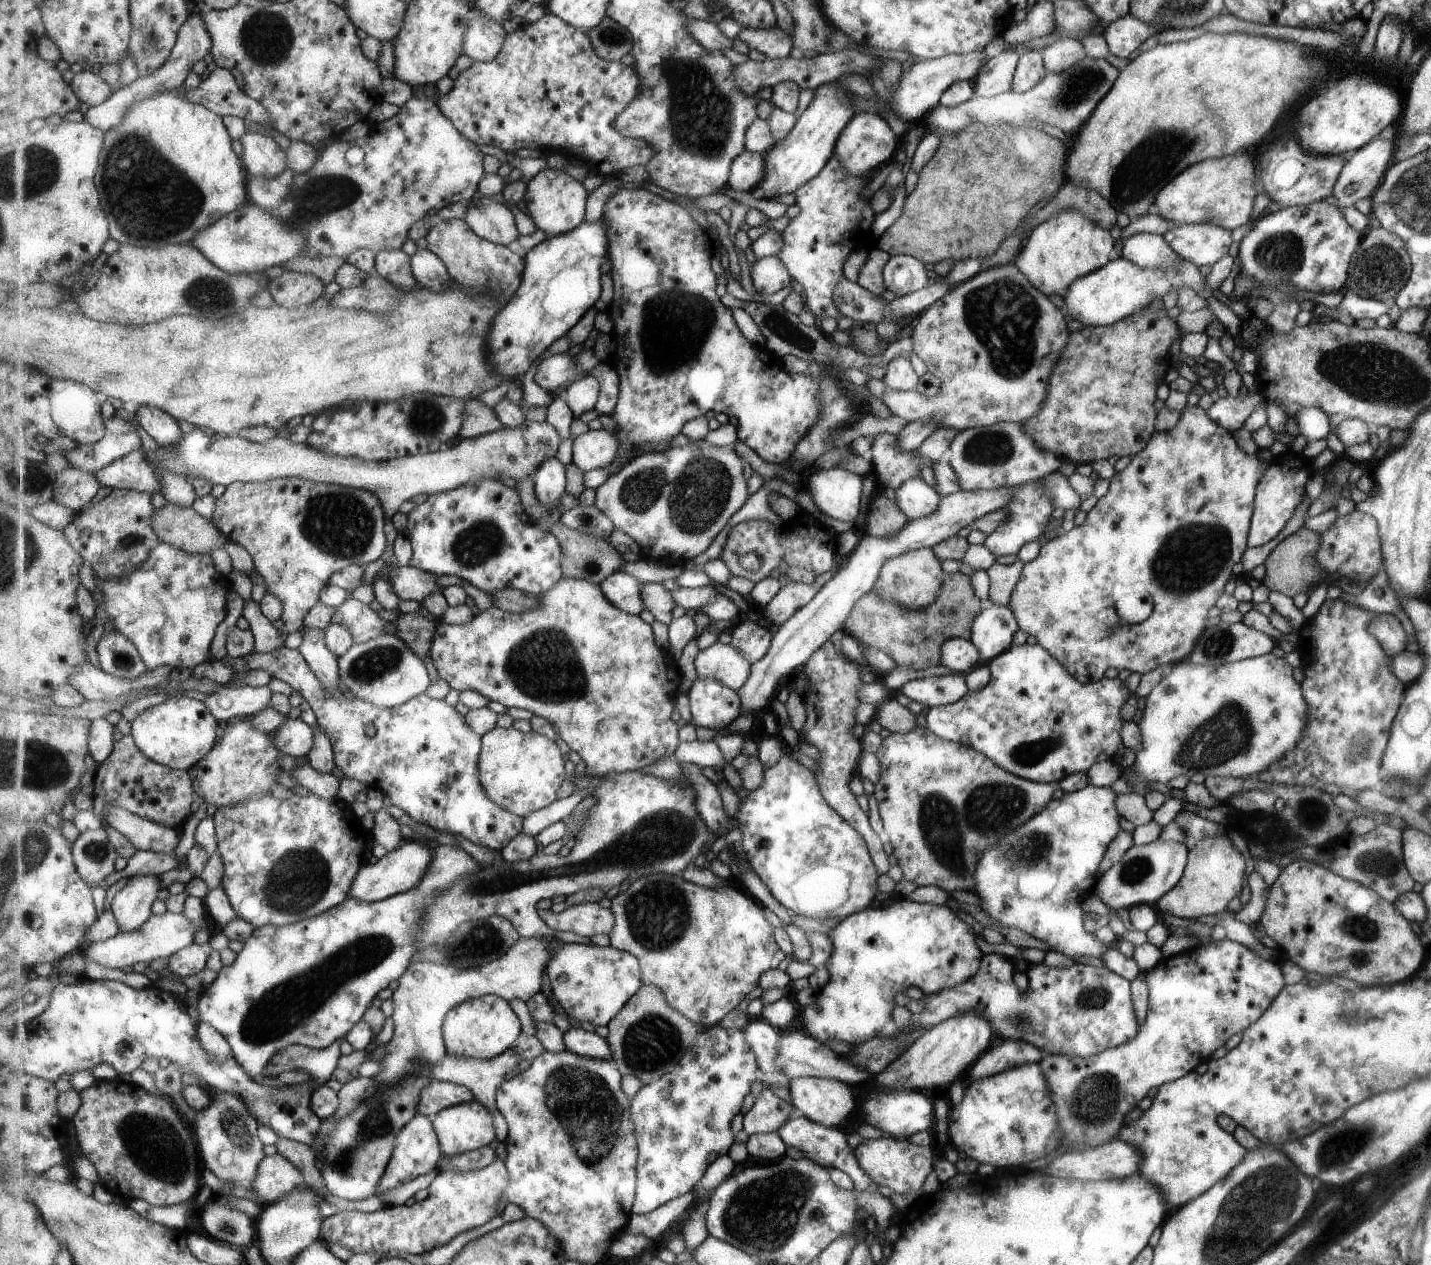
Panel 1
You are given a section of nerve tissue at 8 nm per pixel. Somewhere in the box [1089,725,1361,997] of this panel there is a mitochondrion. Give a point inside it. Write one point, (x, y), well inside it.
(1311, 814)

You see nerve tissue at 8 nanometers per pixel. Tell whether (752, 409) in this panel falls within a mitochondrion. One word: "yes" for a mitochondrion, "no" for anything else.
no

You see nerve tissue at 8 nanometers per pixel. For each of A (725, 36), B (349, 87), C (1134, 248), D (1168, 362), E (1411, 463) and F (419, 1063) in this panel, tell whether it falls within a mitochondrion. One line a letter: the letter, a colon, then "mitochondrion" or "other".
A: other
B: other
C: other
D: other
E: other
F: mitochondrion

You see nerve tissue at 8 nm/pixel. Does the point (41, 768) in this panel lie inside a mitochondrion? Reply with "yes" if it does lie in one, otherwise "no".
yes

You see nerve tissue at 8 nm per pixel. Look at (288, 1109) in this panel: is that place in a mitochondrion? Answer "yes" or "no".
no

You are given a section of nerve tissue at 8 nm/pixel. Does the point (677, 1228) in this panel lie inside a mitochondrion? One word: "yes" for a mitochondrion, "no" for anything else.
no

